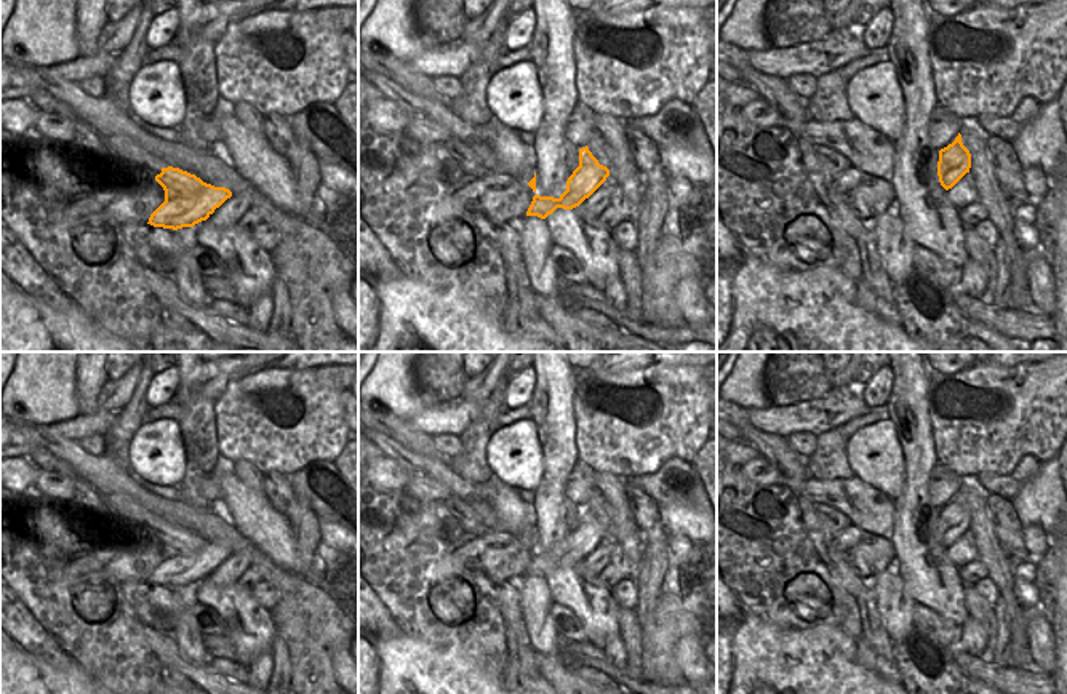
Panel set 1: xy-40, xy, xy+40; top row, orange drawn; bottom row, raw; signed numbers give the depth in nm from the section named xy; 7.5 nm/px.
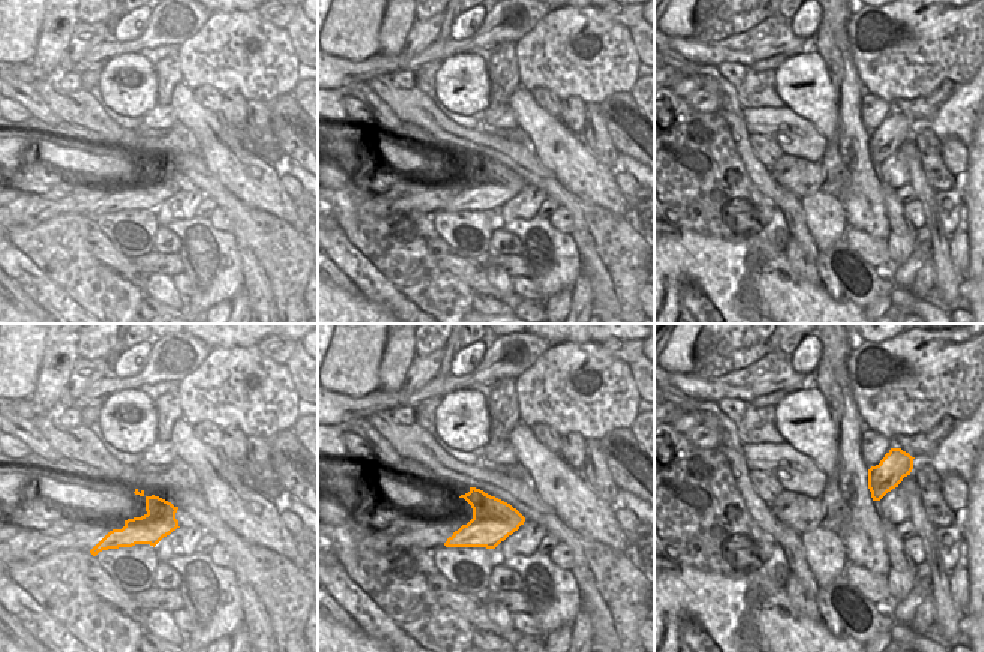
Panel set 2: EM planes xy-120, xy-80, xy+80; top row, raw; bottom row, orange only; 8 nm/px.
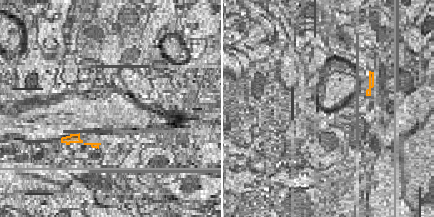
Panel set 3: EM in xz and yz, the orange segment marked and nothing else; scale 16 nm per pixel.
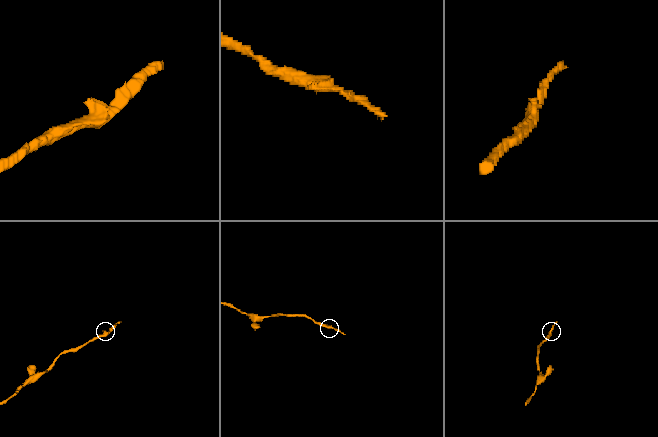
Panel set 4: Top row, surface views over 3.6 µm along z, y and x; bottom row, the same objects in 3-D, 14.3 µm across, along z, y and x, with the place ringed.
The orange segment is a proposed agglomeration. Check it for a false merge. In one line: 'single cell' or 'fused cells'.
single cell

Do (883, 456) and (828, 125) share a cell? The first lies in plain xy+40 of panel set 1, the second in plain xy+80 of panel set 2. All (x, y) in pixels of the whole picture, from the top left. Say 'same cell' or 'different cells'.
same cell

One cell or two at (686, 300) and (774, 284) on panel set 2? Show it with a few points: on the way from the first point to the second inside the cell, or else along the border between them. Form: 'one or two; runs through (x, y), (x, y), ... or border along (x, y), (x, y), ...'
one; runs through (708, 305), (752, 303)

